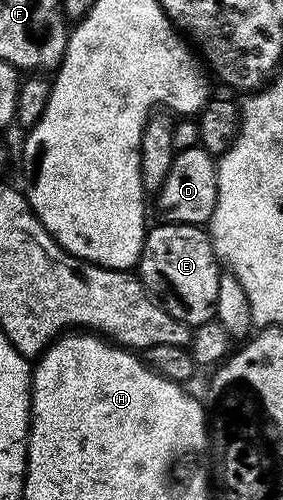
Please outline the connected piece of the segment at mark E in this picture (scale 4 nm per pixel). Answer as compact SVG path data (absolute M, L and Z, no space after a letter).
M155 222L146 232L142 255L138 258L136 274L142 286L176 321L187 323L191 329L214 319L216 285L220 274L218 255L210 240L210 232L197 223Z

